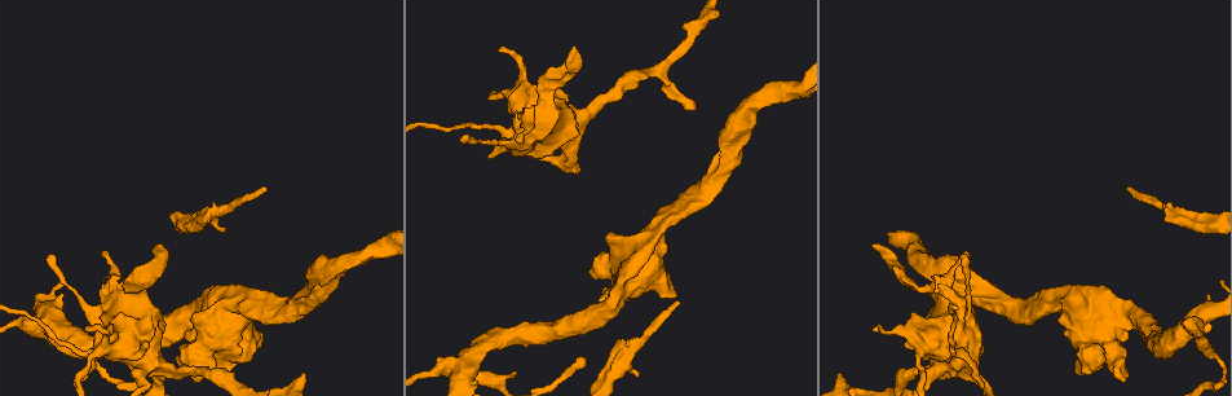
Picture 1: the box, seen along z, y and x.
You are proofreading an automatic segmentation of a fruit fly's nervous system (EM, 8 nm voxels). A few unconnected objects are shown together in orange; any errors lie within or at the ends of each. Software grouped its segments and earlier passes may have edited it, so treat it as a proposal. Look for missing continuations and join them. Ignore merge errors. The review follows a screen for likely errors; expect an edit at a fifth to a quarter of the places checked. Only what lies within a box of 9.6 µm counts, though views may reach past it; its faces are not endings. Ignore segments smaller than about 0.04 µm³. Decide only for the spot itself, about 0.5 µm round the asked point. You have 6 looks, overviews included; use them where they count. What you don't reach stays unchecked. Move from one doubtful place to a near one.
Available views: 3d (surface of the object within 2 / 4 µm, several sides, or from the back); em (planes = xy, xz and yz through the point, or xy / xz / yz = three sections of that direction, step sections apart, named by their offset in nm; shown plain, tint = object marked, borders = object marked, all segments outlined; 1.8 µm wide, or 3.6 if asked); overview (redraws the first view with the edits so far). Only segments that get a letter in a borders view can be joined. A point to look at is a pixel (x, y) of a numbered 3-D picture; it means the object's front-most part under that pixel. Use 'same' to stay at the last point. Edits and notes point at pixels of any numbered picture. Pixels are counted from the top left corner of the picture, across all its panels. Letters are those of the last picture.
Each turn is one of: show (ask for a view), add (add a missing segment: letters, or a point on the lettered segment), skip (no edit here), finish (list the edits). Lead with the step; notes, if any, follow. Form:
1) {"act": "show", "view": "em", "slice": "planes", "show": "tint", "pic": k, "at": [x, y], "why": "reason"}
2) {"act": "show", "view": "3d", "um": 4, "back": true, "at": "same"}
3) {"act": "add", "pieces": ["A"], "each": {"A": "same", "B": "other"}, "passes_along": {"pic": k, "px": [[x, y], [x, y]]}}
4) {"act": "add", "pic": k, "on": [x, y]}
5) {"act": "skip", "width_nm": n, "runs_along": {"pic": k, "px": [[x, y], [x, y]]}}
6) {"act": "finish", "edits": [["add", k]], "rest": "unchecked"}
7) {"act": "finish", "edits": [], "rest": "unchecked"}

{"act": "show", "view": "3d", "um": 2, "back": true, "pic": 1, "at": [572, 47], "why": "free end"}

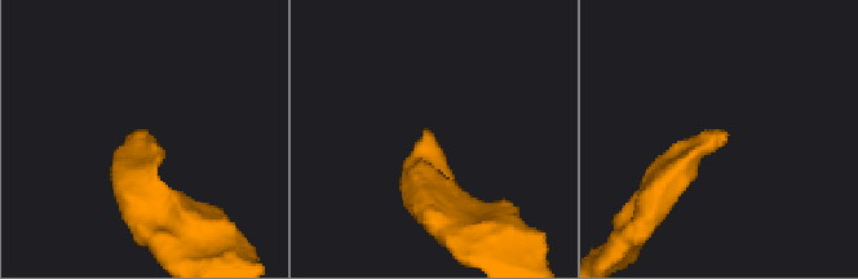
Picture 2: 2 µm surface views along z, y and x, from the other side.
{"act": "show", "view": "em", "slice": "yz", "step": 8, "show": "tint", "pic": 2, "at": [141, 129]}

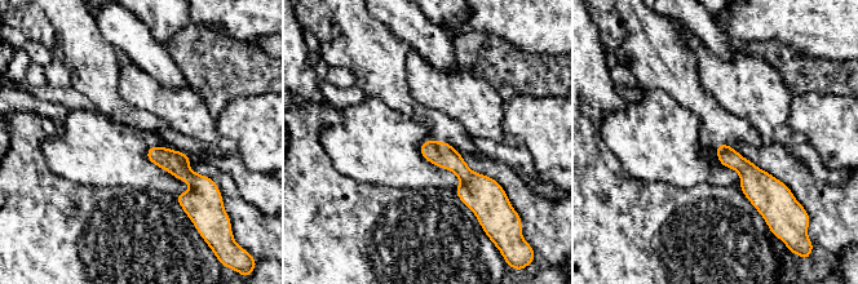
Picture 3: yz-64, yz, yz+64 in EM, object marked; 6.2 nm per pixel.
{"act": "show", "view": "em", "slice": "planes", "show": "borders", "at": "same"}

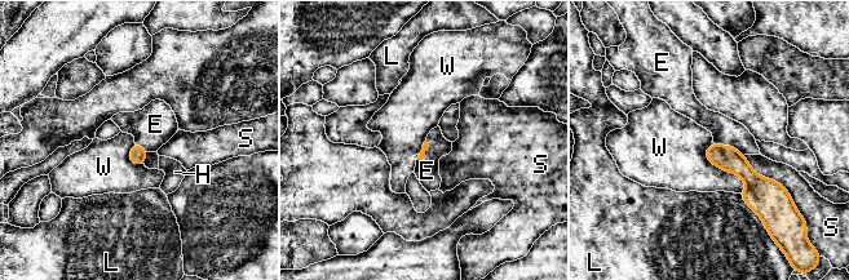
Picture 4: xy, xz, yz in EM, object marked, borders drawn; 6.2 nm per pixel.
{"act": "add", "pieces": ["E"], "each": {"E": "same", "H": "other", "L": "other", "S": "other", "W": "other"}, "passes_along": {"pic": 4, "px": [[726, 158], [729, 146], [725, 130]]}, "found": "the neuron continues"}

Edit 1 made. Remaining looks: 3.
{"act": "show", "view": "overview"}

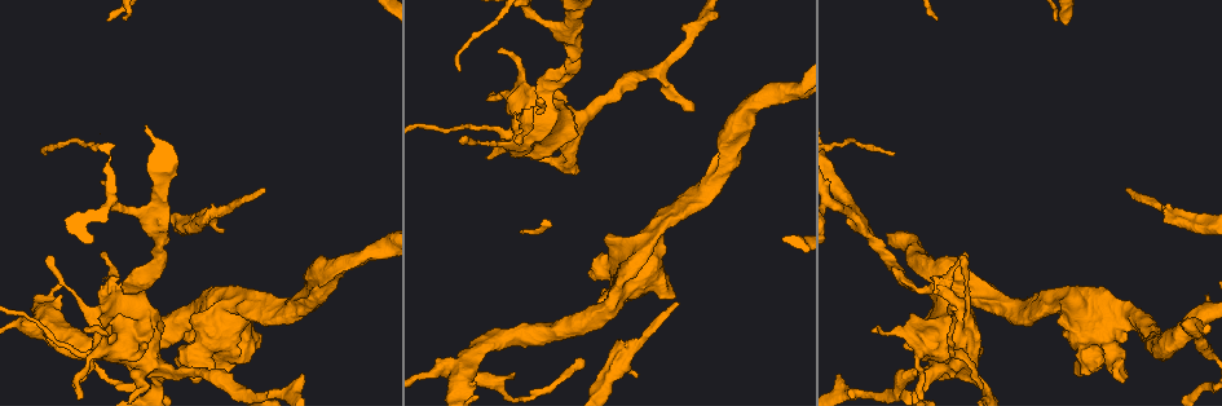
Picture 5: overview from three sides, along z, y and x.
{"act": "show", "view": "em", "slice": "yz", "step": 8, "show": "tint", "pic": 5, "at": [99, 298]}

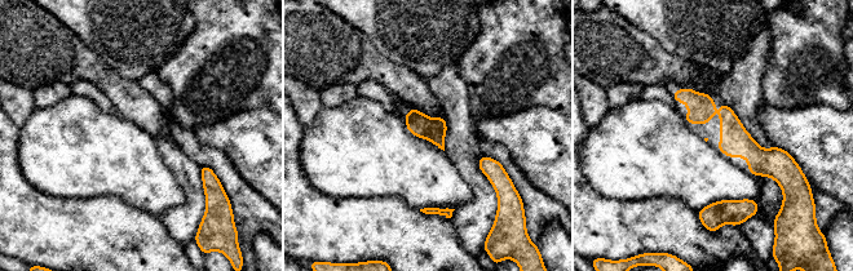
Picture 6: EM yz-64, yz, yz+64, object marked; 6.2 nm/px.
{"act": "show", "view": "em", "slice": "yz", "step": 8, "show": "borders", "at": "same"}

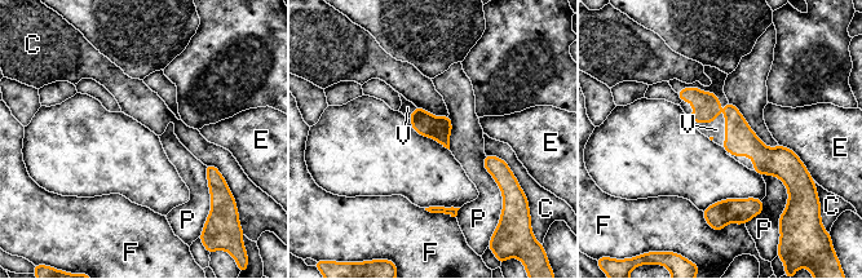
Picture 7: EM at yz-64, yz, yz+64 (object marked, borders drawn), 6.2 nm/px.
{"act": "add", "pieces": ["V"], "each": {"C": "other", "E": "other", "F": "other", "P": "other", "V": "same"}, "passes_along": {"pic": 7, "px": [[706, 105], [707, 92], [716, 129]]}, "found": "it goes on there"}

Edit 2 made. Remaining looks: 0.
{"act": "finish", "edits": [["add", 4], ["add", 7]], "rest": "unchecked"}

